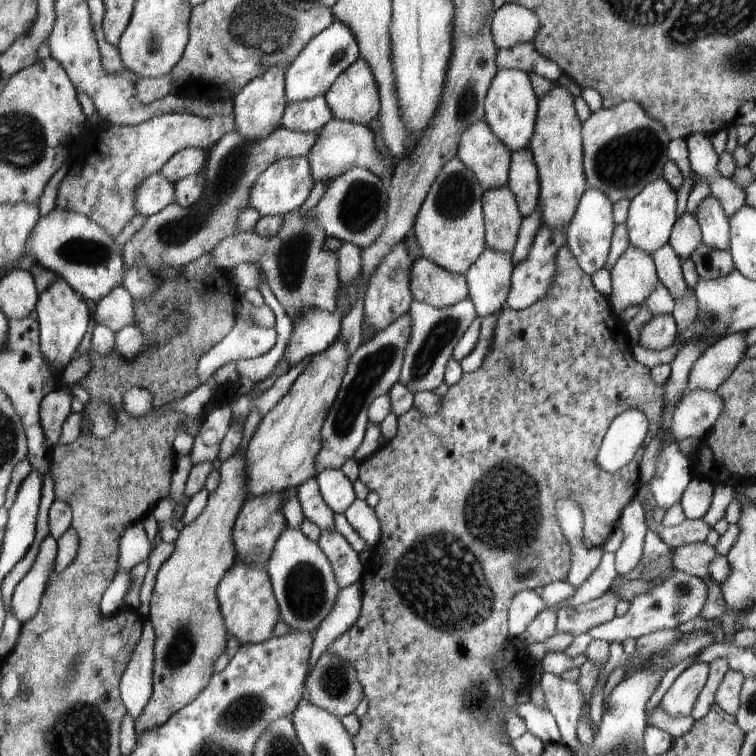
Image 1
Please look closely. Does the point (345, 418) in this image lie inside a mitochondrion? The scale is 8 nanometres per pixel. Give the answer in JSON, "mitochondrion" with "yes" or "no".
{"mitochondrion":"yes"}

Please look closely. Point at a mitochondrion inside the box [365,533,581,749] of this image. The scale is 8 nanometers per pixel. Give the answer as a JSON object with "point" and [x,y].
{"point":[475,701]}

